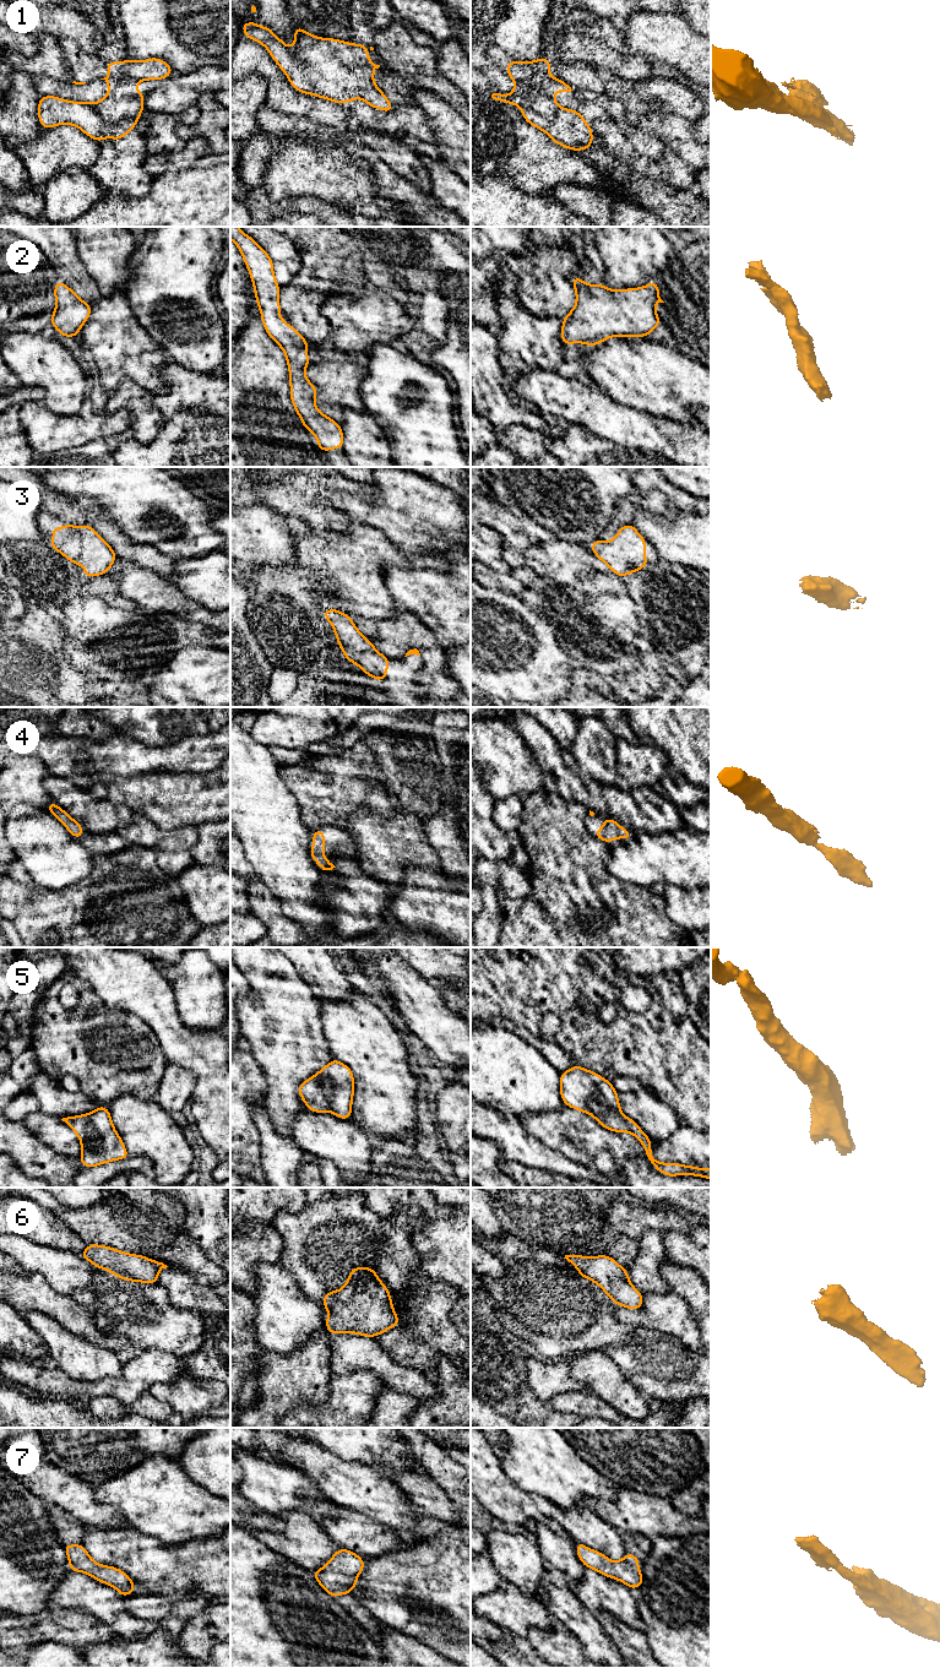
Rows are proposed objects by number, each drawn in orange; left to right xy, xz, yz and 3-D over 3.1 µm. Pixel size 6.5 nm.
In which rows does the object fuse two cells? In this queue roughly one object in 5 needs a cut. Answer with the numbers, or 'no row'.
no row

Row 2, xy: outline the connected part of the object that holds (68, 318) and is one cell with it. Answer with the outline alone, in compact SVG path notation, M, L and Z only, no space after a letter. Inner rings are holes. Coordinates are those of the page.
M58 281L54 286L56 306L51 314L51 326L63 337L77 337L81 327L88 320L92 308L78 298L74 289Z

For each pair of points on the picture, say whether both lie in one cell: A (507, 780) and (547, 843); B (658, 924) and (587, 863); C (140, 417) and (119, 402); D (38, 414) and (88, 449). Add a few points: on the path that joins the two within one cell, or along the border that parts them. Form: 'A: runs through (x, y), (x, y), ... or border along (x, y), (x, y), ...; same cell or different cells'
A: border along (549, 792), (532, 793), (526, 799); different cells
B: runs through (640, 918), (603, 881); same cell
C: runs through (136, 411), (125, 402); same cell
D: border along (103, 439), (93, 439), (76, 451); different cells

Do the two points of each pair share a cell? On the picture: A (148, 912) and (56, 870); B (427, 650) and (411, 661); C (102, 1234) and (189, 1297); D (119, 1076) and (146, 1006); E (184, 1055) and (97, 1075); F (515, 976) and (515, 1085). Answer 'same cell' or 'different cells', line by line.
A: different cells
B: different cells
C: different cells
D: different cells
E: different cells
F: different cells

